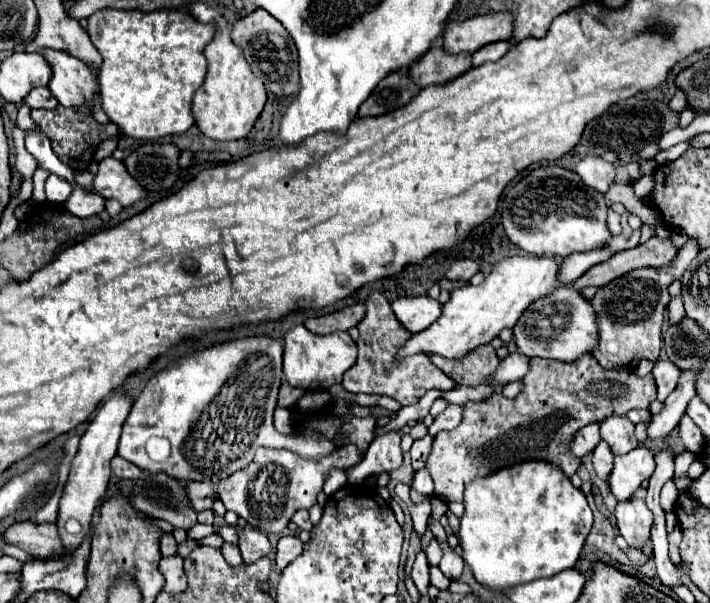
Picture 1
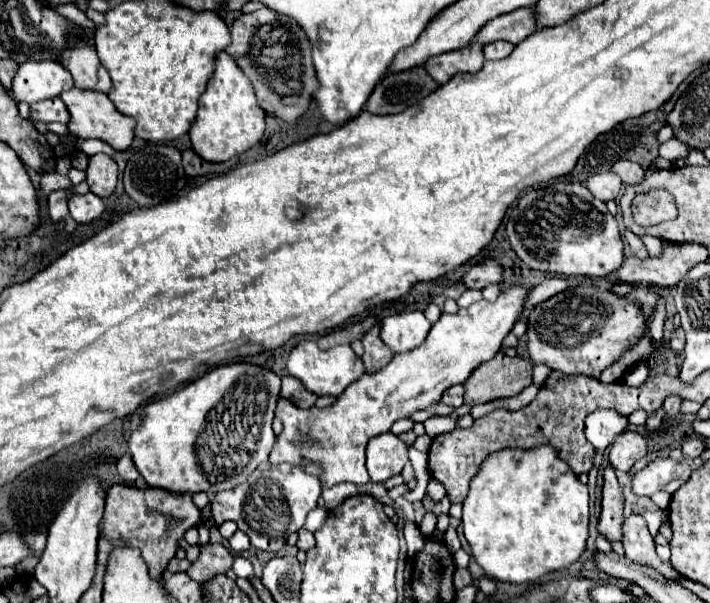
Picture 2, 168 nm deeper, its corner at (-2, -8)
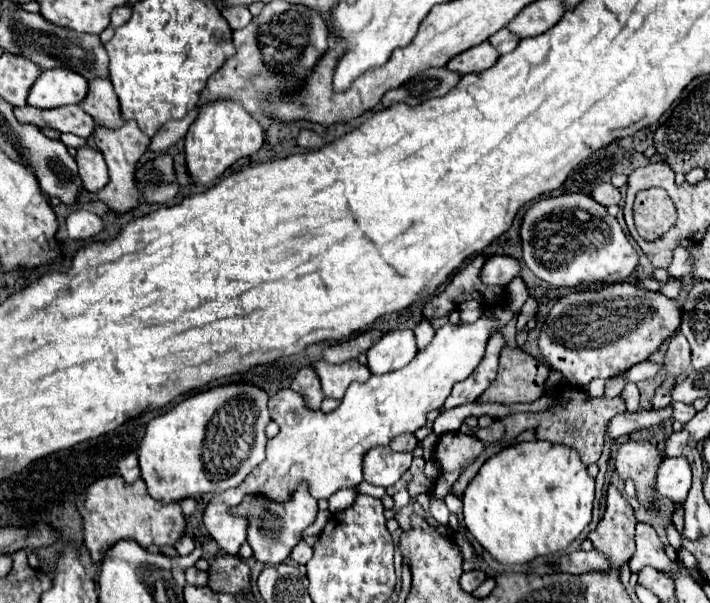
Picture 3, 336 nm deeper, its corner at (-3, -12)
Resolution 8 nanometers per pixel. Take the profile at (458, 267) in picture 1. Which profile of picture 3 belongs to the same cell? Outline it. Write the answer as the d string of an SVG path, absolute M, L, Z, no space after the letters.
M492 256L484 262L480 280L484 286L500 286L506 288L512 278L520 274L520 264L512 256Z

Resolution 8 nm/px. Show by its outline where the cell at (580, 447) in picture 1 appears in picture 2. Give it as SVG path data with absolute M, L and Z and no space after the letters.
M595 410L585 420L585 436L597 450L605 450L627 426L627 416L619 416L615 410Z

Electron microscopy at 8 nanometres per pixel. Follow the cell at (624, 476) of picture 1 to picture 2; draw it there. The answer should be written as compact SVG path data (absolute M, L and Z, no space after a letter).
M657 458L649 462L641 472L633 476L633 492L637 496L653 496L659 490L673 494L691 476L691 466L687 460Z

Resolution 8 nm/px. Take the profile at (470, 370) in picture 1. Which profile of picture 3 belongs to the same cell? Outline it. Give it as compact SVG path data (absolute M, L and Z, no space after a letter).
M504 348L496 380L478 398L480 402L534 402L542 396L542 386L548 378L548 366L528 356L520 348Z

